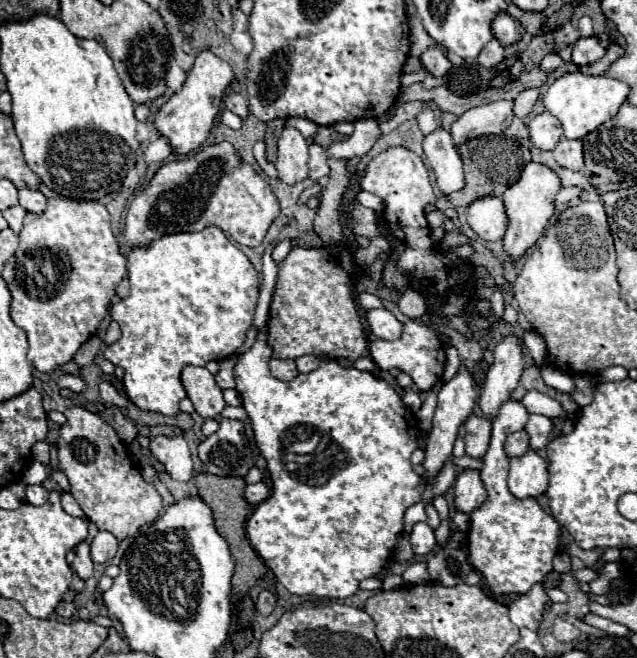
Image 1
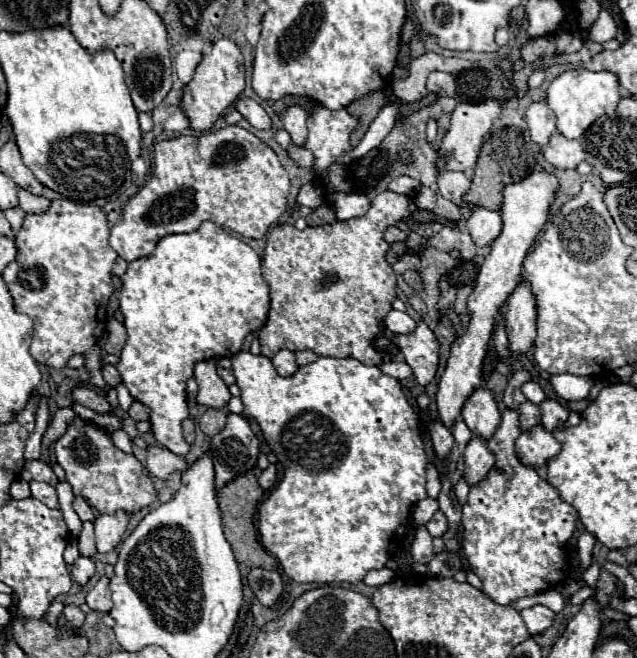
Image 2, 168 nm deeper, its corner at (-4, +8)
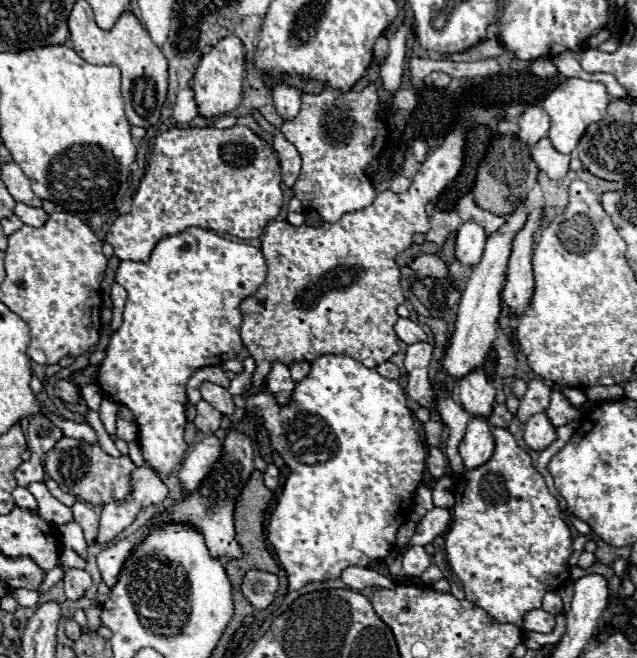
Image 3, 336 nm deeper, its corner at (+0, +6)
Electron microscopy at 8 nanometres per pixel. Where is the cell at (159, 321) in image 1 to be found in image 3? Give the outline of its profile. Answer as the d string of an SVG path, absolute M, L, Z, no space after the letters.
M188 228L184 230L182 234L178 236L166 236L162 238L156 248L152 250L150 254L150 260L148 262L120 262L118 270L116 270L116 282L120 286L126 288L128 292L128 300L126 300L126 306L124 306L124 322L120 326L120 330L110 338L110 344L106 348L106 358L98 370L98 384L100 384L100 390L106 398L110 400L116 400L116 402L122 402L124 406L128 406L134 416L136 416L136 424L140 428L140 448L142 448L142 456L144 460L160 474L172 474L174 466L182 462L186 450L188 450L188 444L184 442L184 426L186 426L186 414L184 414L184 406L186 406L186 382L188 378L192 376L194 370L202 368L202 366L212 366L212 364L222 364L230 358L236 358L238 354L238 348L242 348L242 340L240 340L240 324L242 324L242 310L240 310L240 304L246 296L252 296L260 284L264 282L264 276L266 276L266 262L264 262L264 256L258 248L250 246L250 244L244 244L244 242L236 242L236 240L228 240L228 238L222 238L218 236L216 232L212 230L204 230L204 228Z

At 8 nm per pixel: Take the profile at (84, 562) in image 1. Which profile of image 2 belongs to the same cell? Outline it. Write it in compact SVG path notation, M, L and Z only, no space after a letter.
M80 556L80 558L70 566L72 580L76 580L76 582L82 584L82 586L94 576L94 572L96 572L96 568L94 568L92 558L84 558L84 556Z

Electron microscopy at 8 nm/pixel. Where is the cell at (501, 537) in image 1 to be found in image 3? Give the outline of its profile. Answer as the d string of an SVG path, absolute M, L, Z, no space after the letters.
M492 426L492 436L496 442L492 458L476 470L466 470L454 486L456 504L452 508L452 524L444 536L446 556L464 584L466 600L484 608L500 622L522 626L524 614L540 608L546 592L558 590L570 580L568 558L572 554L572 538L556 496L548 492L544 478L532 466L528 452L518 446L514 434L508 428Z

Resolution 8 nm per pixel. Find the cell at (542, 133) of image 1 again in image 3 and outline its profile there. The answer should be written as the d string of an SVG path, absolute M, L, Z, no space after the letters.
M530 106L520 116L520 140L526 144L536 144L540 138L548 136L550 130L550 116L540 106Z

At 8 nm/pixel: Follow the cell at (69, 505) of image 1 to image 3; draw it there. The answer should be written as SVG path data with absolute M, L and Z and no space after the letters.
M76 500L76 504L72 506L72 514L74 514L74 520L82 526L86 542L94 544L94 538L96 538L96 532L98 532L98 514L94 512L94 508L86 502Z

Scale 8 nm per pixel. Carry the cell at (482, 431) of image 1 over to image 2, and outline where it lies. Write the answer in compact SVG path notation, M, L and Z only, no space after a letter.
M476 388L462 408L462 418L474 434L488 440L500 426L496 394L488 388Z

